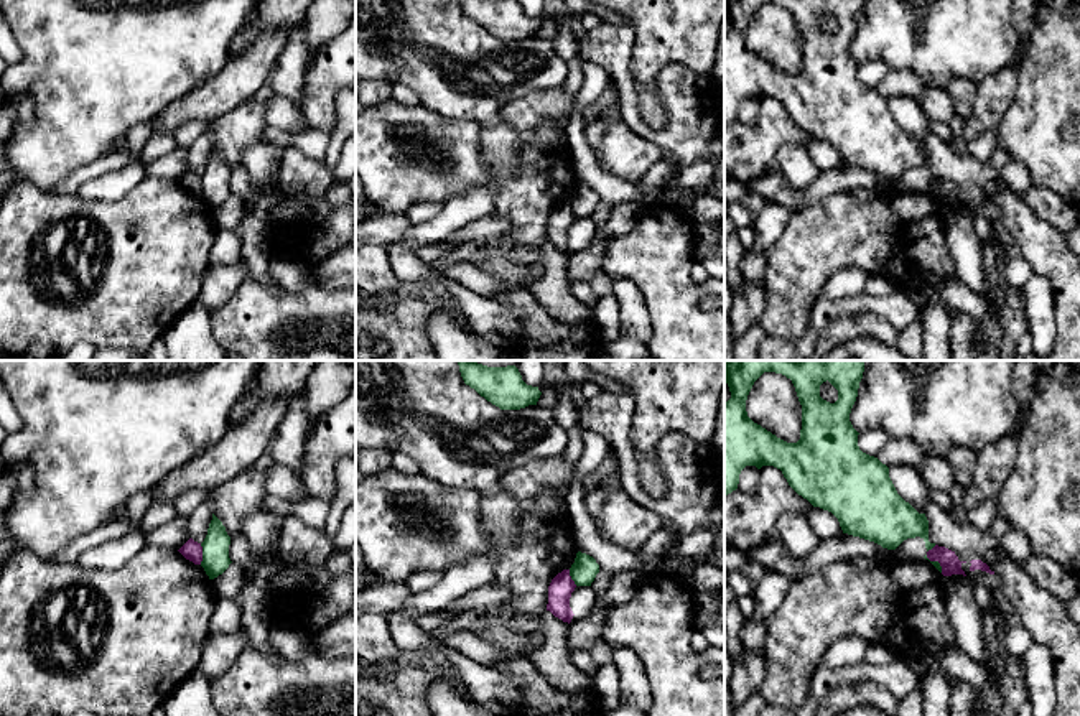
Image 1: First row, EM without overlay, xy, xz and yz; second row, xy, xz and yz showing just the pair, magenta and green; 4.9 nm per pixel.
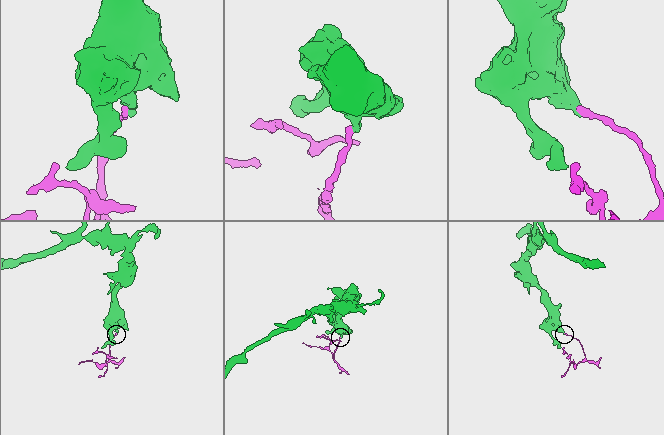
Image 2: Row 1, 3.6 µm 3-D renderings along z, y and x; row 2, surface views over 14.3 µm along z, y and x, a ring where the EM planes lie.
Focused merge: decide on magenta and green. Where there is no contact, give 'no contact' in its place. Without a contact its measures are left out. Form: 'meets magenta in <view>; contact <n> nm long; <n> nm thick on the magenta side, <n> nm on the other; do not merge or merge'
meets magenta in xy; contact 100 nm long; 100 nm thick on the magenta side, 130 nm on the other; do not merge

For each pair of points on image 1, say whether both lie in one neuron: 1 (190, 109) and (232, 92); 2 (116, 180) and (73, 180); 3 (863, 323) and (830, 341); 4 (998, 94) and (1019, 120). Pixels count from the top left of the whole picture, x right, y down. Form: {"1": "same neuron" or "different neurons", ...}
{"1": "same neuron", "2": "different neurons", "3": "same neuron", "4": "different neurons"}

